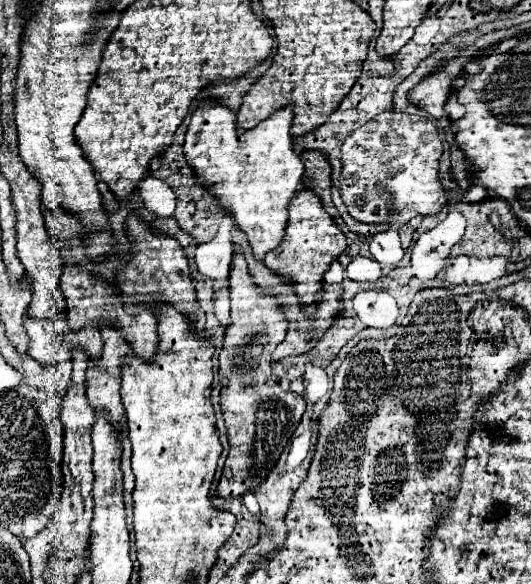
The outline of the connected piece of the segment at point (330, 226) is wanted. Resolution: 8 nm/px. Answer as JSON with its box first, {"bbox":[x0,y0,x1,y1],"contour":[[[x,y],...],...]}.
{"bbox":[265,189,347,305],"contour":[[[299,189],[289,201],[289,221],[283,235],[283,241],[277,249],[271,249],[265,255],[265,265],[279,275],[287,275],[285,279],[295,283],[295,293],[303,305],[317,301],[315,293],[321,289],[323,273],[327,267],[347,249],[347,241],[335,219],[325,211],[319,195],[313,189]]]}

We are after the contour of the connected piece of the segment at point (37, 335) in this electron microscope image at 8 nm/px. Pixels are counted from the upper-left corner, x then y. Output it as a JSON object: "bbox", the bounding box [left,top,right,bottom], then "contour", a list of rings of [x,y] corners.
{"bbox":[25,313,71,363],"contour":[[[61,313],[53,321],[37,319],[37,317],[25,317],[25,329],[29,335],[29,355],[35,357],[41,363],[53,363],[51,357],[51,341],[55,337],[65,337],[71,329],[67,325],[67,313]]]}

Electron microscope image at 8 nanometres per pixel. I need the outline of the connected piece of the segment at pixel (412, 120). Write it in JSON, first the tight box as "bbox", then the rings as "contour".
{"bbox":[341,111,449,227],"contour":[[[387,111],[371,123],[359,127],[341,147],[341,195],[347,211],[365,223],[387,223],[401,227],[417,215],[441,211],[449,199],[437,179],[441,157],[441,139],[429,119],[417,119],[409,113]]]}

